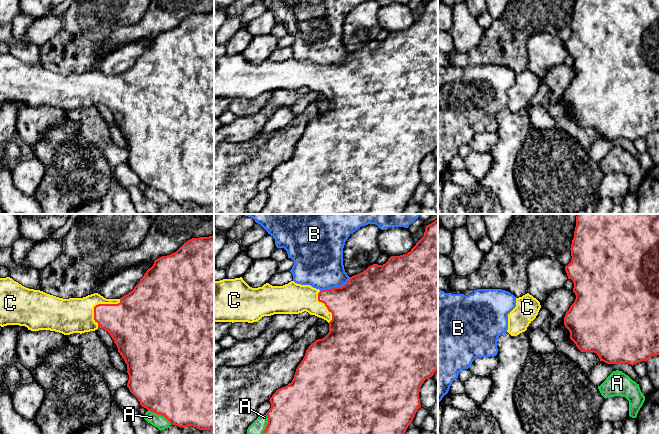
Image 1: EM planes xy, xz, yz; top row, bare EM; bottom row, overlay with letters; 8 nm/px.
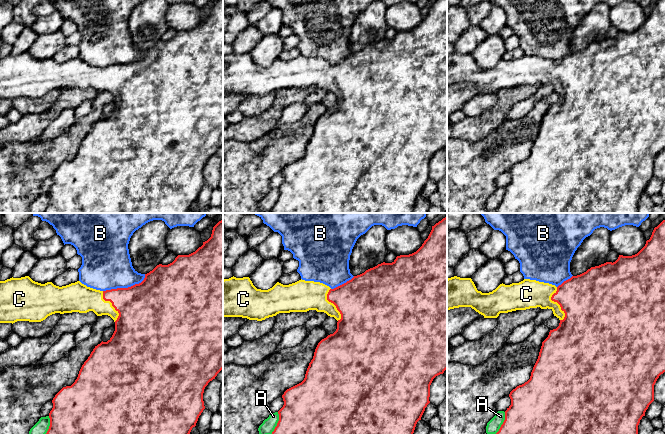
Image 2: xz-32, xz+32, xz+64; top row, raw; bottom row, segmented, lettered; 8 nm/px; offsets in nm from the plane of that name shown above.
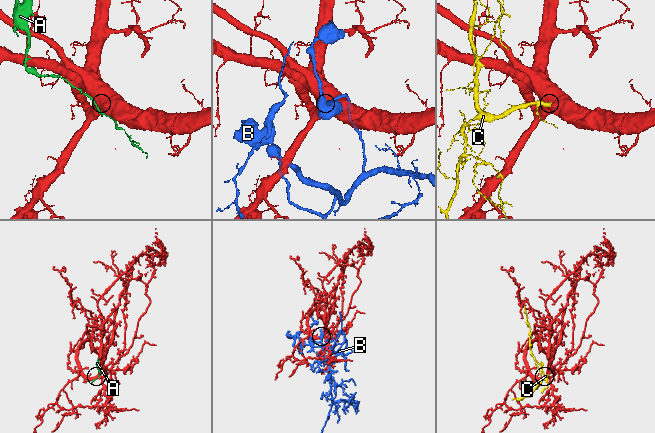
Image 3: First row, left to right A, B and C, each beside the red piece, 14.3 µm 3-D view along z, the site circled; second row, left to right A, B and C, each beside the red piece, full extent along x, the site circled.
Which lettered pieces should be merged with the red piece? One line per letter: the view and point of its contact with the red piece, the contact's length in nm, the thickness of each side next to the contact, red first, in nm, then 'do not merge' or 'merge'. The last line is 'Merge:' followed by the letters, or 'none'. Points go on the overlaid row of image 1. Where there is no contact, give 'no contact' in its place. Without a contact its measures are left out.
A: contact xy (160, 414); length 220 nm; calibres 500 and 110 nm; do not merge
B: contact xz (335, 287); length 280 nm; calibres 440 and 400 nm; do not merge
C: contact xy (98, 304); length 300 nm; calibres 300 and 280 nm; merge
Merge: C

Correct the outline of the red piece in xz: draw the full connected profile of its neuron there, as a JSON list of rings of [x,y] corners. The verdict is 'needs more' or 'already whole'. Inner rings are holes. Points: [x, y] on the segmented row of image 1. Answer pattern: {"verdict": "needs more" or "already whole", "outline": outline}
{"verdict": "needs more", "outline": [[[438,219],[425,227],[423,237],[410,252],[400,256],[391,256],[383,265],[369,266],[363,272],[350,277],[342,287],[320,291],[310,285],[301,285],[291,281],[283,286],[272,286],[266,283],[262,287],[252,288],[242,277],[214,281],[214,322],[253,323],[264,316],[299,314],[306,311],[329,323],[329,333],[308,347],[292,382],[276,390],[270,398],[271,408],[266,413],[268,424],[262,434],[405,434],[417,410],[421,407],[419,392],[422,384],[438,370]]]}

